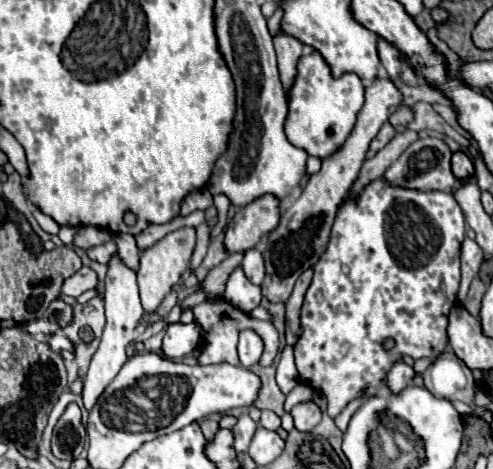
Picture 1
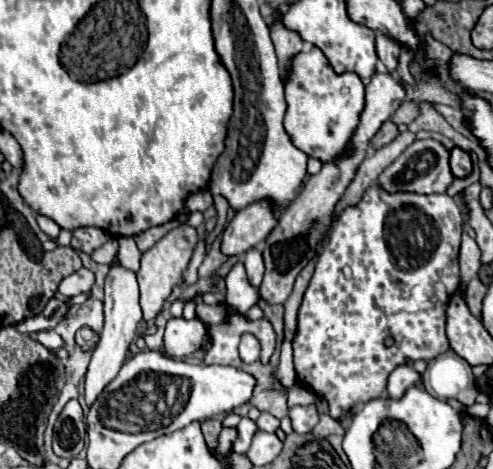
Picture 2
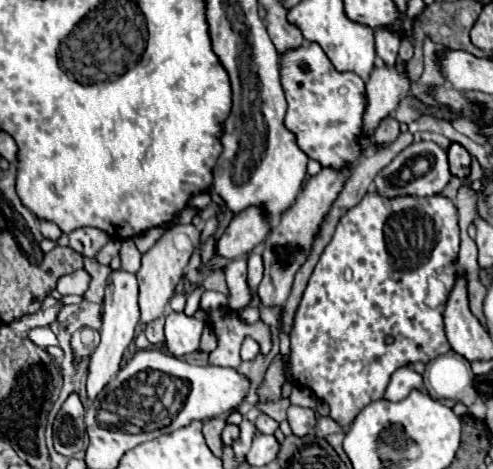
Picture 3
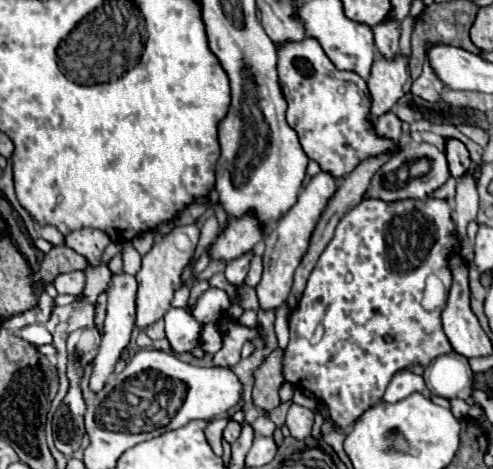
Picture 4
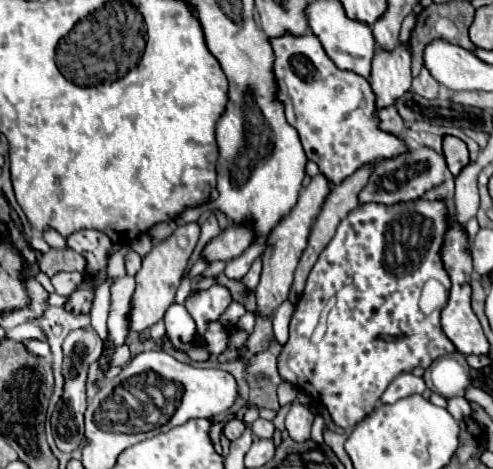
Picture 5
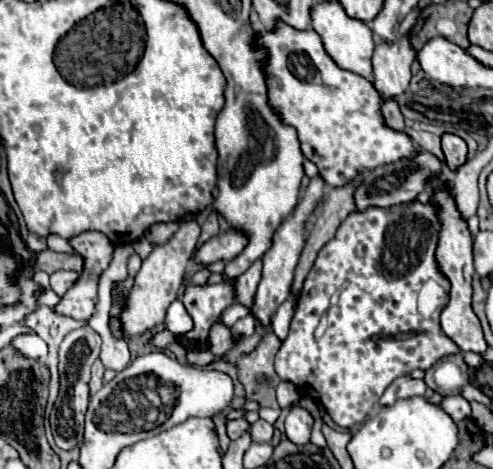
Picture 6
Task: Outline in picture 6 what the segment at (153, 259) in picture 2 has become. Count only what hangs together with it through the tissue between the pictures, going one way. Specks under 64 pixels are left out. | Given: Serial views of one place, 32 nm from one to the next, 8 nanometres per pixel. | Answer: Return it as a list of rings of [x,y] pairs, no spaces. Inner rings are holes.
[[[196,220],[190,222],[182,222],[178,232],[162,246],[154,246],[152,254],[142,262],[140,272],[134,278],[134,286],[132,292],[128,294],[128,302],[124,312],[120,314],[120,326],[124,328],[124,338],[136,336],[136,334],[144,334],[148,330],[152,330],[154,326],[164,322],[166,310],[170,306],[172,300],[176,300],[178,290],[184,282],[186,276],[186,264],[194,254],[196,242],[200,236],[200,226]]]

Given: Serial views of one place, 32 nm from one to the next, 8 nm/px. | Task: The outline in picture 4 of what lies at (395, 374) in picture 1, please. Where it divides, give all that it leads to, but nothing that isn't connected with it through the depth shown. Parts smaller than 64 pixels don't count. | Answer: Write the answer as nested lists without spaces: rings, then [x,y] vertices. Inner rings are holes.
[[[400,370],[400,372],[392,378],[392,382],[388,384],[382,400],[384,400],[384,402],[398,402],[398,400],[410,396],[412,392],[424,392],[424,388],[426,388],[426,386],[424,386],[422,376],[416,376],[416,374],[412,374],[410,370]]]

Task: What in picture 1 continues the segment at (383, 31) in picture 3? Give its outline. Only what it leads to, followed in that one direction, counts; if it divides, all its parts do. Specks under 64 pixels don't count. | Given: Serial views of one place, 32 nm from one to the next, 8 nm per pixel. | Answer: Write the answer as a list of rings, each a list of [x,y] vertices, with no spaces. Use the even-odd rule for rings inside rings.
[[[378,38],[378,56],[380,56],[380,62],[384,64],[386,72],[392,78],[396,78],[400,72],[400,50],[396,46],[388,44],[388,40]]]

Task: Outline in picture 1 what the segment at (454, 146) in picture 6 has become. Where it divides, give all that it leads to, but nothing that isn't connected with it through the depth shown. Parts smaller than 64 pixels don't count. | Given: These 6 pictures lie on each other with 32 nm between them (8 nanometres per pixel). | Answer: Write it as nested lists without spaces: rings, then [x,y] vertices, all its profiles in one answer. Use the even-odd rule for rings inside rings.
[[[454,152],[452,154],[452,172],[456,178],[460,180],[466,180],[474,174],[474,166],[472,166],[472,160],[464,154],[464,152]]]

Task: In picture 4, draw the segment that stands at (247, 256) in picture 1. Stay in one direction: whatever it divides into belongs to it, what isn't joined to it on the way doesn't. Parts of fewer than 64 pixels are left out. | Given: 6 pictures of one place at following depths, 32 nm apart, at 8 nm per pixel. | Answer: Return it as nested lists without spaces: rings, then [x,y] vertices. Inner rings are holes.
[[[254,256],[252,264],[250,264],[250,270],[248,270],[248,276],[246,276],[246,284],[252,284],[252,286],[258,284],[260,276],[262,276],[262,258]]]

